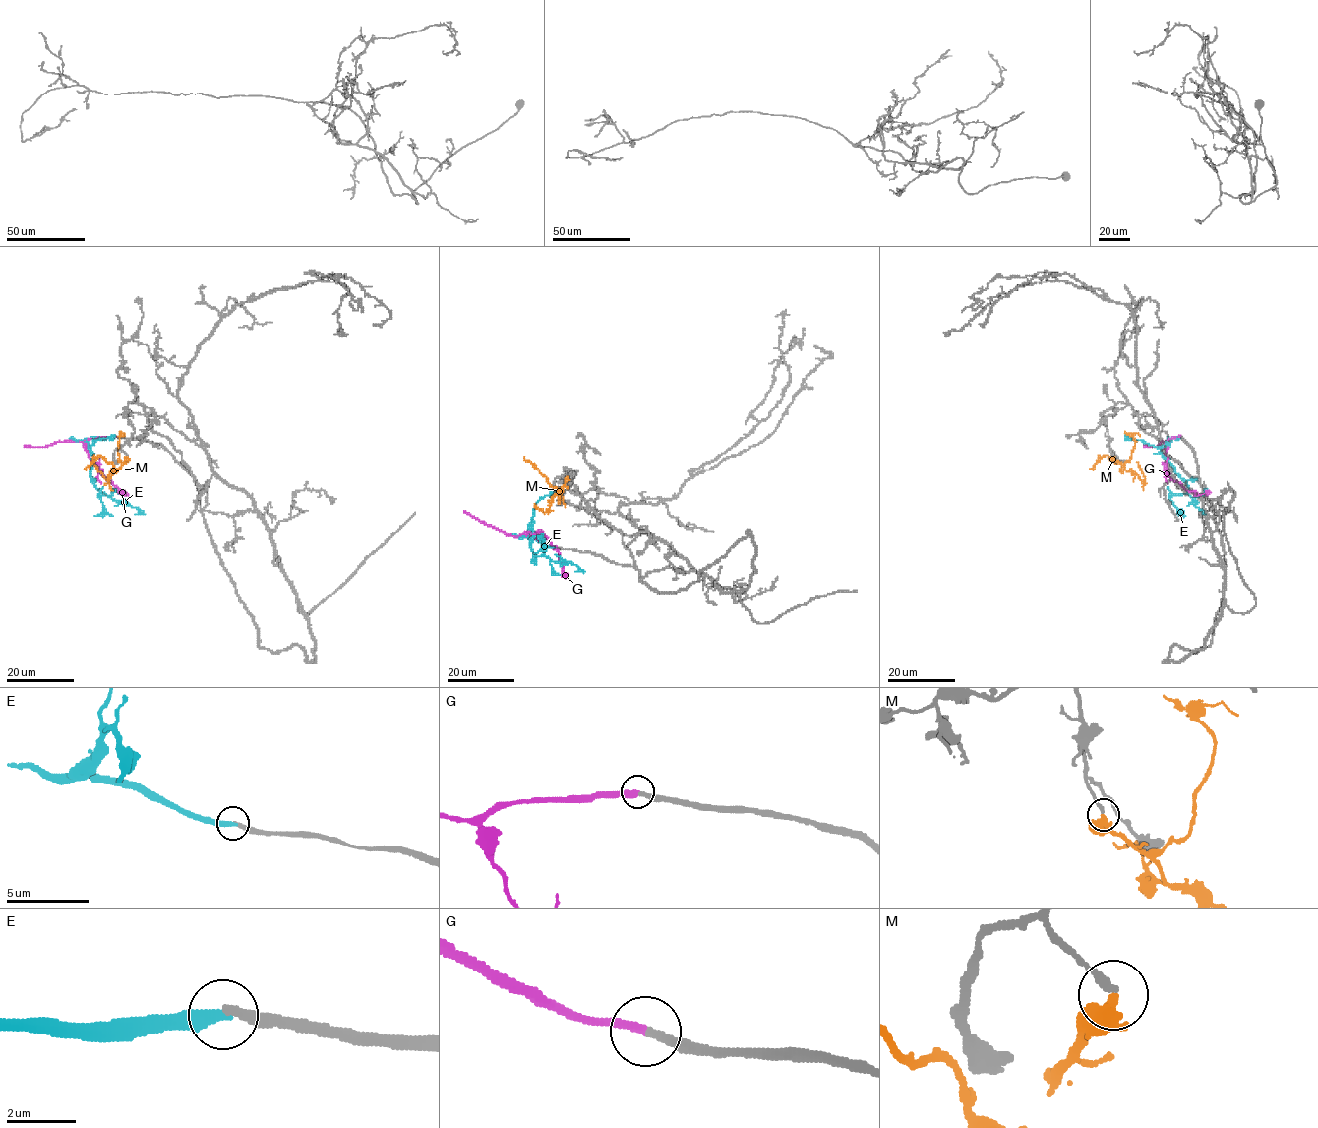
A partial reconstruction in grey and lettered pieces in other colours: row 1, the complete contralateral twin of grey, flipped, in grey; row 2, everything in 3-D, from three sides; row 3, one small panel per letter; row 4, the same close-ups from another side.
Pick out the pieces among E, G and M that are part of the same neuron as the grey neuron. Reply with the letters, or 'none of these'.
G

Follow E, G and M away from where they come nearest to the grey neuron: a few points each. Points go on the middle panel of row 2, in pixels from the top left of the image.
E: (556, 547), (523, 536), (530, 528), (533, 536), (530, 548), (535, 554), (570, 562), (578, 567), (575, 571)
G: (556, 547), (524, 535), (529, 531), (540, 532), (559, 552), (562, 572), (567, 578)
M: (568, 479), (558, 492), (523, 457)

